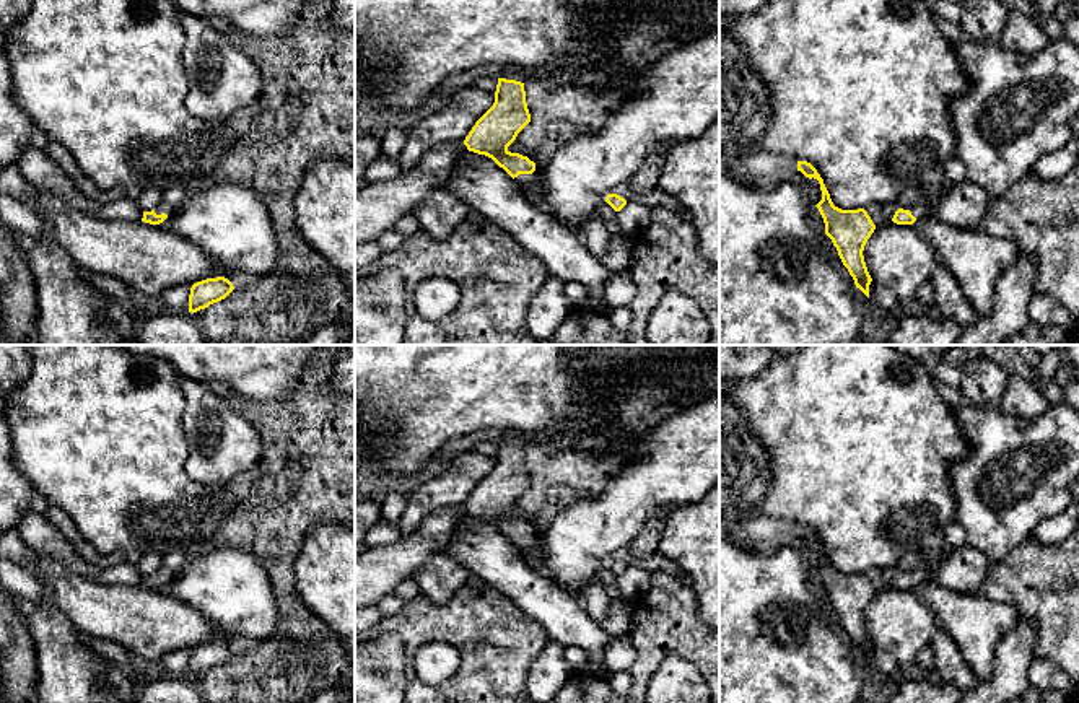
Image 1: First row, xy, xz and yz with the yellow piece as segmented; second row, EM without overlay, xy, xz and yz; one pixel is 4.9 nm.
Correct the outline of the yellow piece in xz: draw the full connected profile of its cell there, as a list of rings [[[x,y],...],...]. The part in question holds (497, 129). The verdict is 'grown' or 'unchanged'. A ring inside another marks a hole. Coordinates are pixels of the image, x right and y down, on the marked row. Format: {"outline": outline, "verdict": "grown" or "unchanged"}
{"outline": [[[498,78],[493,106],[475,122],[464,145],[469,151],[491,158],[516,181],[521,192],[540,194],[535,163],[508,150],[529,122],[524,83]]], "verdict": "grown"}

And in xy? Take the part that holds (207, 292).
{"outline": [[[225,277],[207,278],[194,283],[189,295],[189,312],[197,312],[225,299],[233,290],[233,283]]], "verdict": "unchanged"}

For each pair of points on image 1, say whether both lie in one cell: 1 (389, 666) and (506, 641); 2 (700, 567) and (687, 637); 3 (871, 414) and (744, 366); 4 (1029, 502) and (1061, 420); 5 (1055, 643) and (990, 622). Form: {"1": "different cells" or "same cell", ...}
{"1": "different cells", "2": "different cells", "3": "different cells", "4": "same cell", "5": "different cells"}

